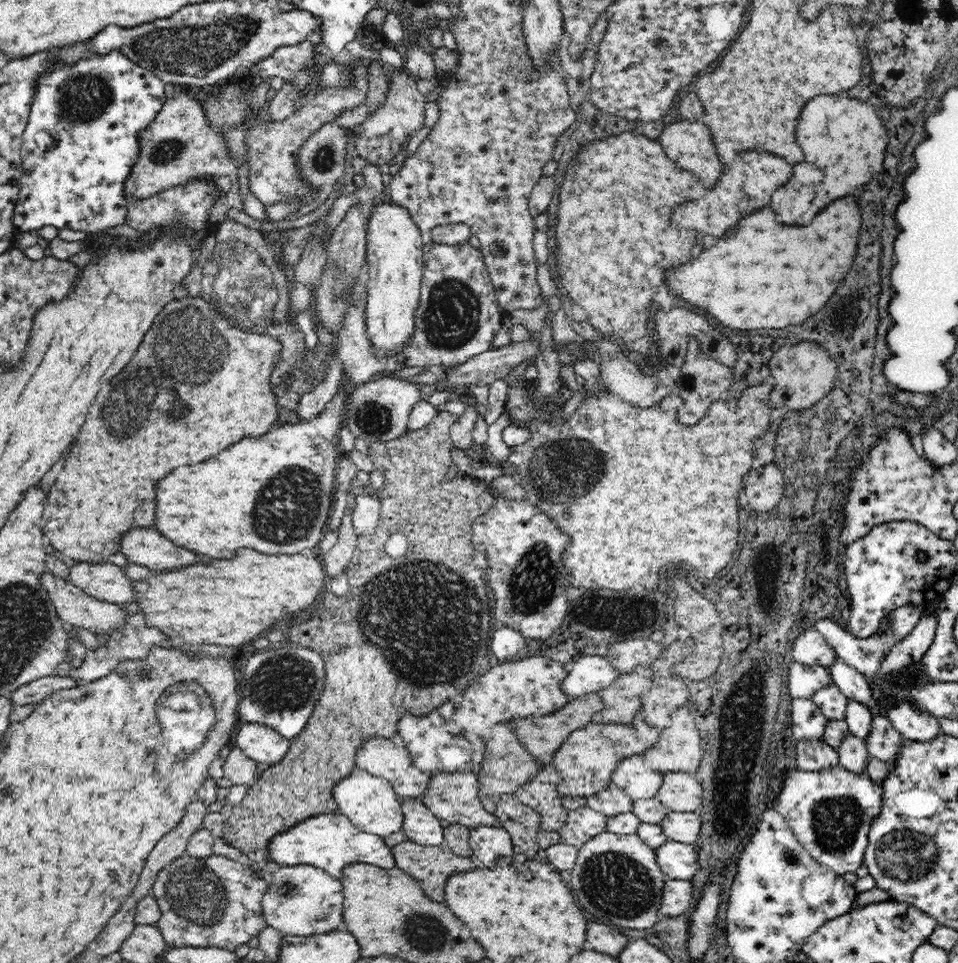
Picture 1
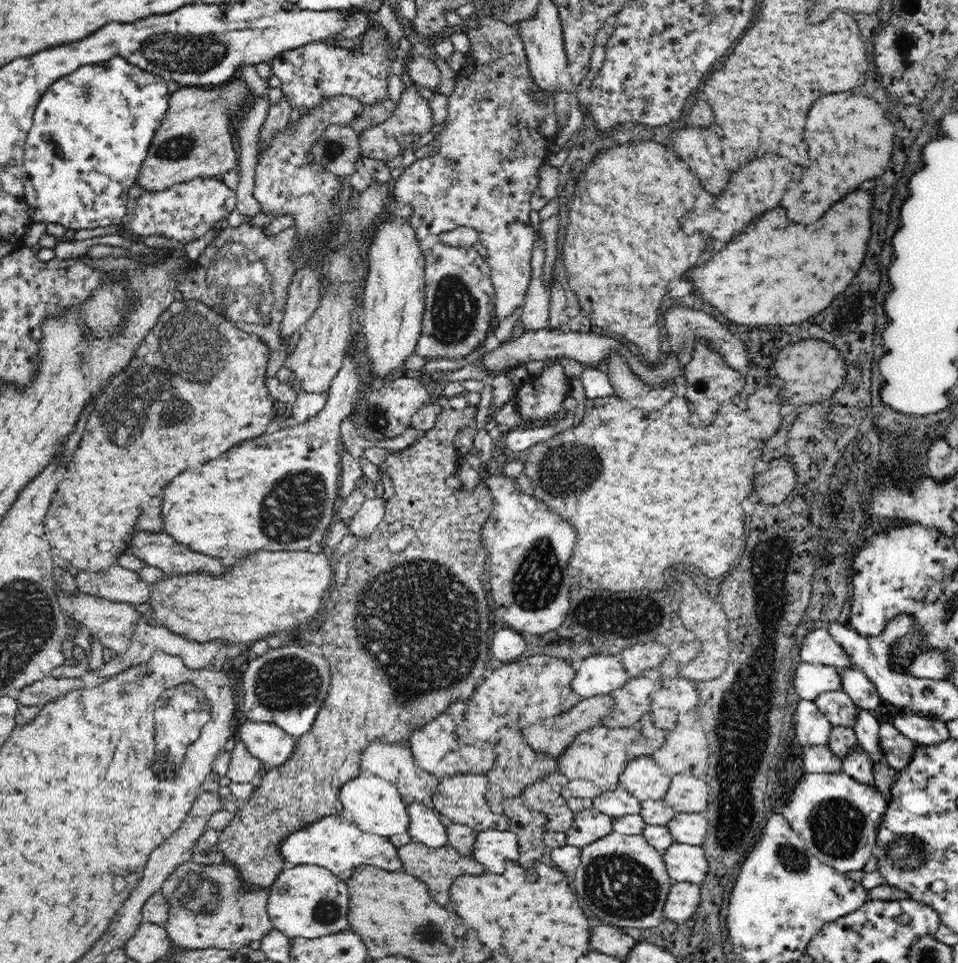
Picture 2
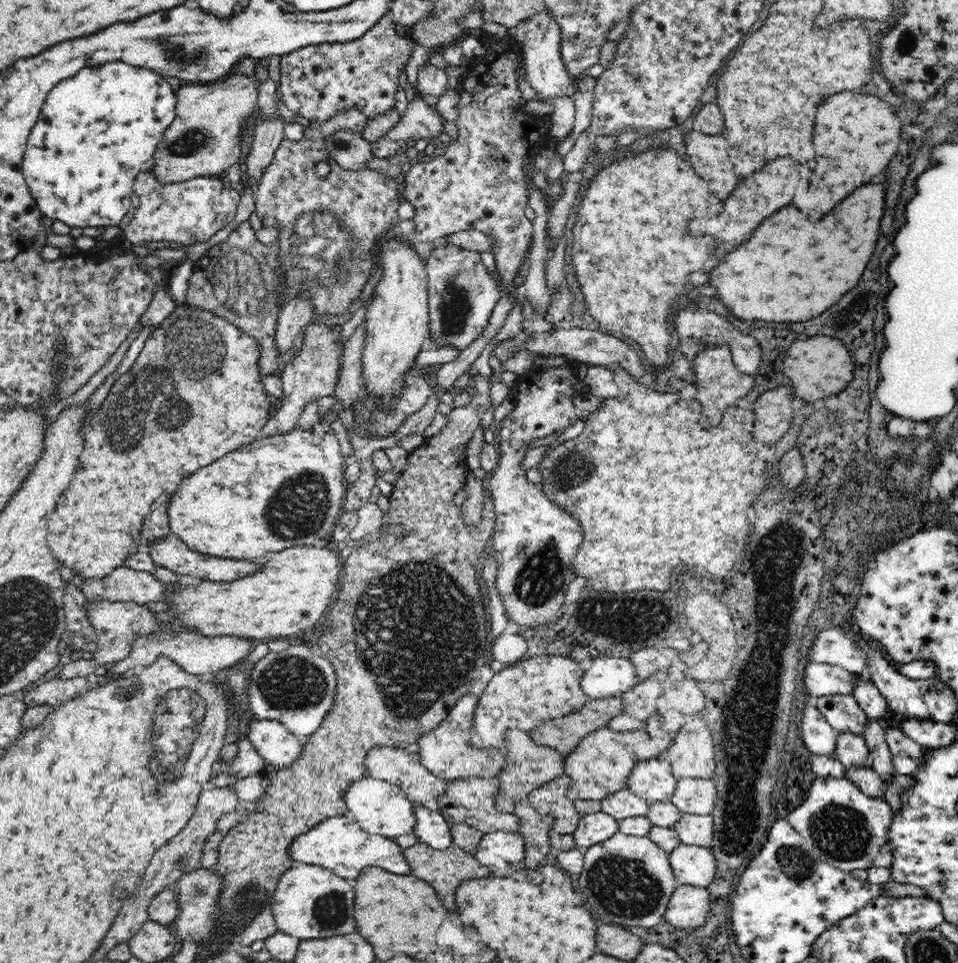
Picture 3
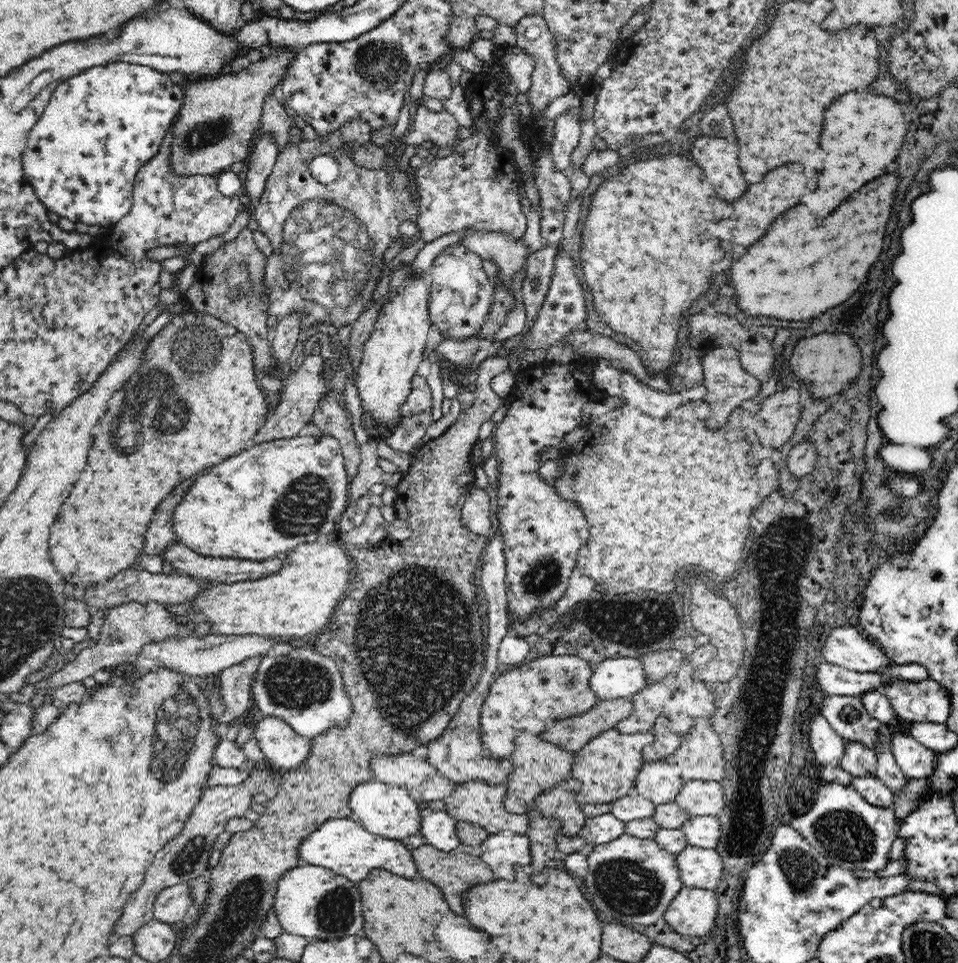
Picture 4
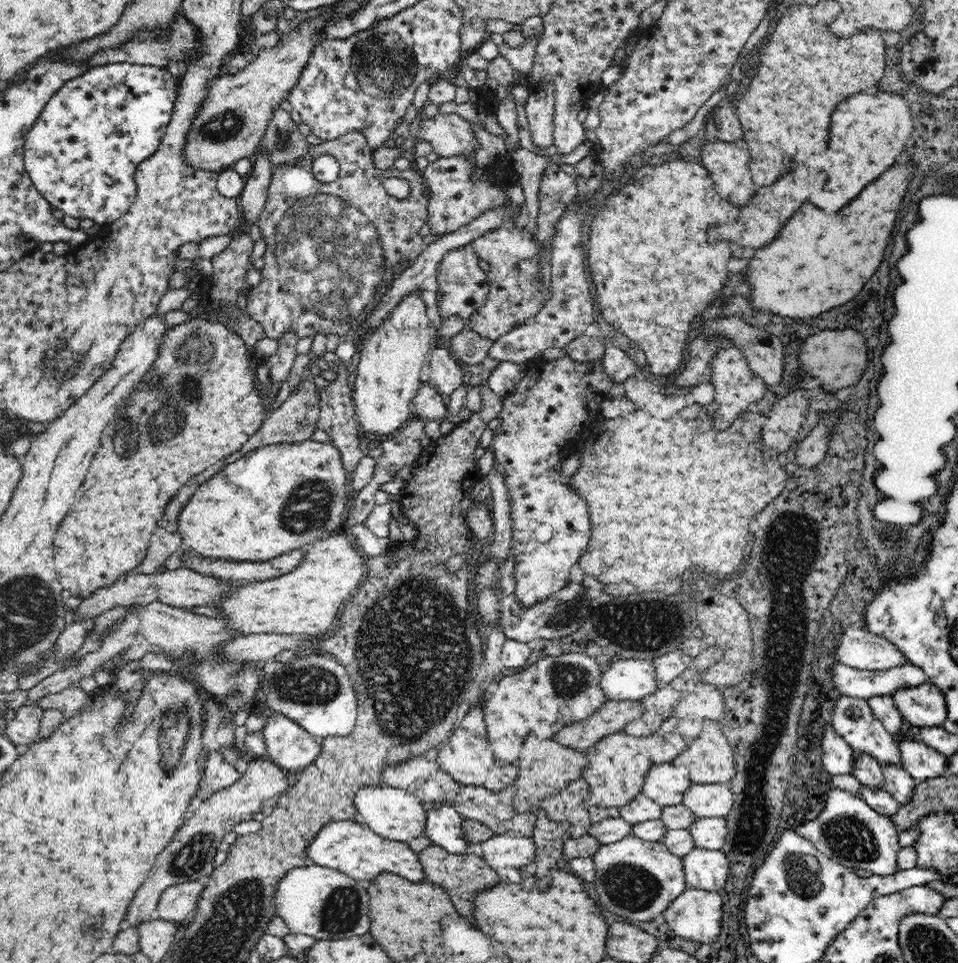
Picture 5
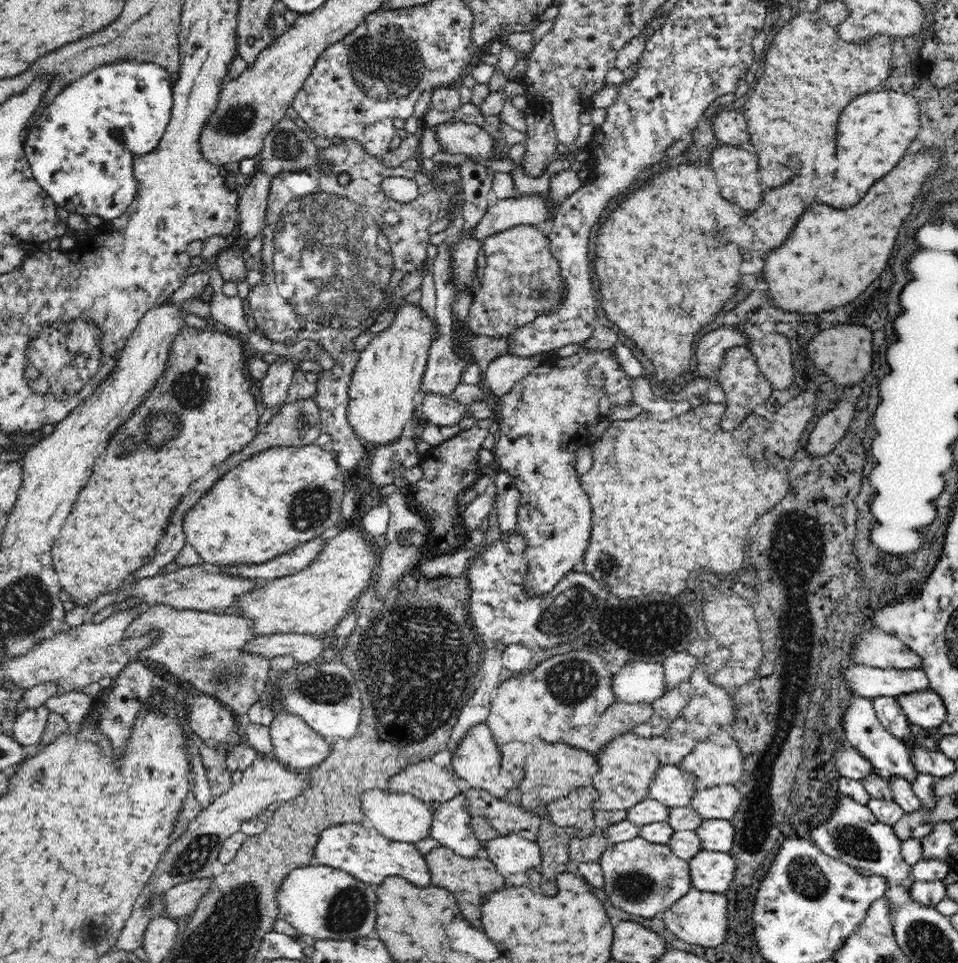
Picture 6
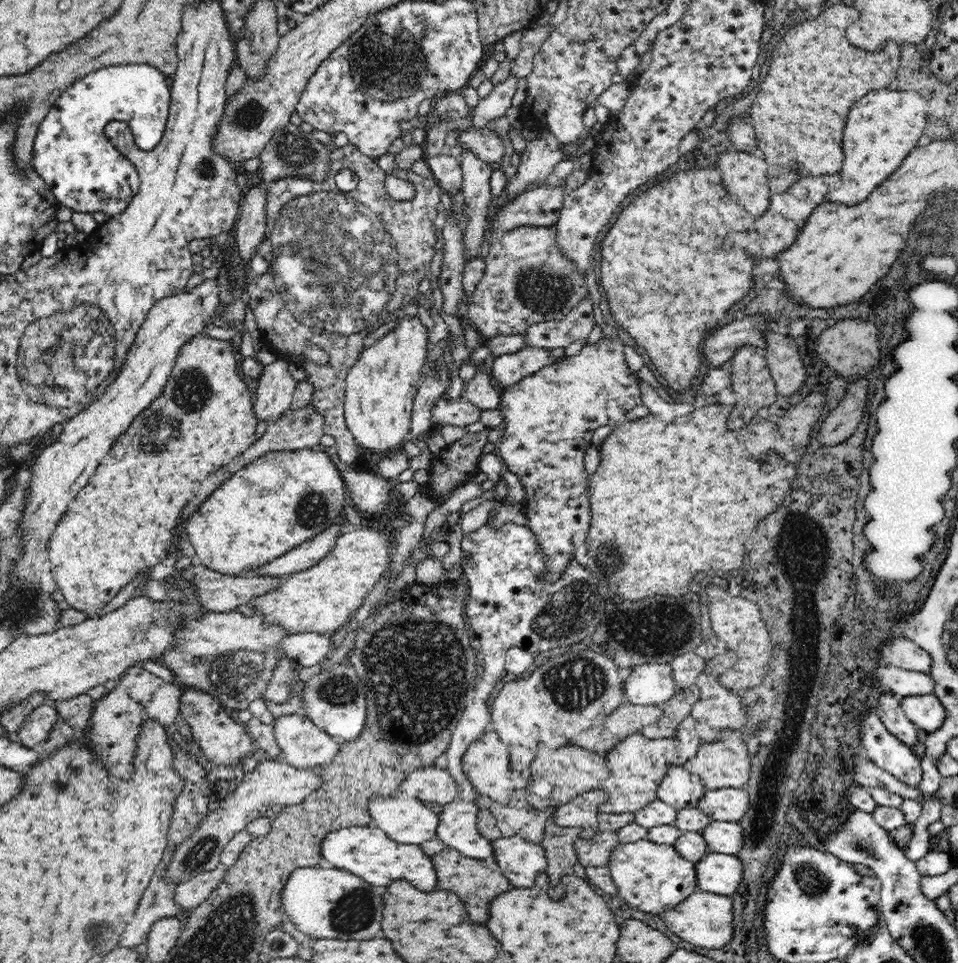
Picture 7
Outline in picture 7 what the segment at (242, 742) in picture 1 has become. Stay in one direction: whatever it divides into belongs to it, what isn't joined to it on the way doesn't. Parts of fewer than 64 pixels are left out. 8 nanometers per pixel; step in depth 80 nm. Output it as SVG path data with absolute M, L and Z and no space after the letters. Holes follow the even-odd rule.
M290 714L275 720L274 736L281 751L281 758L288 764L299 769L317 770L323 765L332 762L340 749L340 741L333 736L325 734L316 724L312 724L308 717L302 714Z

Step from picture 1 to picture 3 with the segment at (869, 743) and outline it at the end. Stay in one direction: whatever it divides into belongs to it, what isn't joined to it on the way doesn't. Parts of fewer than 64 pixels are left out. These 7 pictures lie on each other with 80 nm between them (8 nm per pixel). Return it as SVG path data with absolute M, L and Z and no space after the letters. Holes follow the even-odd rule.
M899 729L884 730L886 743L892 754L894 770L897 774L911 776L917 769L922 756L924 756L925 748L918 744L915 740L906 736Z

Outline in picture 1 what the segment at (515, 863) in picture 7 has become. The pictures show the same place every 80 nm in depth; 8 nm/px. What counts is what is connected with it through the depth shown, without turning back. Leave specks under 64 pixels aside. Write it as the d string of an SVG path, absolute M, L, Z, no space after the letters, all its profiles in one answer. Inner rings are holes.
M481 825L470 828L468 842L474 856L488 868L494 868L496 860L500 858L510 859L514 848L510 833L502 827L492 828Z

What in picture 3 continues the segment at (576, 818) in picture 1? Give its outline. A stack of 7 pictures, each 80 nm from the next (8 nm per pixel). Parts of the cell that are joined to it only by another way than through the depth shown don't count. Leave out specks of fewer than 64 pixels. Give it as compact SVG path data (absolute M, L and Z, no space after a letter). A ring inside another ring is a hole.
M601 810L587 815L580 815L573 836L576 846L585 850L594 844L606 841L619 831L618 819Z

